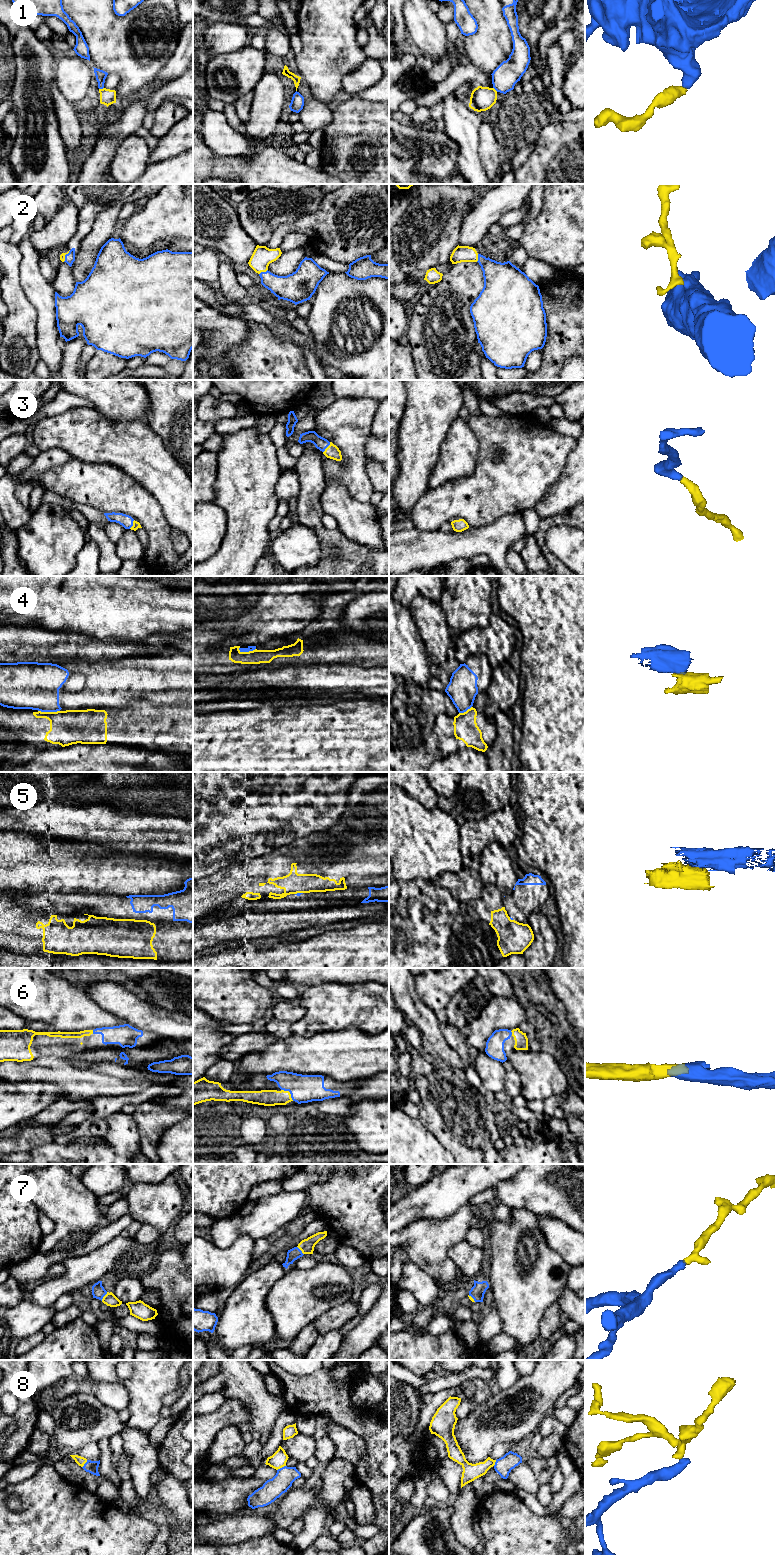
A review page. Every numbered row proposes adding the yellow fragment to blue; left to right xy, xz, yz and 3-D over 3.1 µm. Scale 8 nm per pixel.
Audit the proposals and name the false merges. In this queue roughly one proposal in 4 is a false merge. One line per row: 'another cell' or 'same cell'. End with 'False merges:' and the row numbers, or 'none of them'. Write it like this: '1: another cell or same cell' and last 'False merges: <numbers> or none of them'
1: another cell
2: same cell
3: same cell
4: another cell
5: another cell
6: same cell
7: same cell
8: same cell
False merges: 1, 4, 5

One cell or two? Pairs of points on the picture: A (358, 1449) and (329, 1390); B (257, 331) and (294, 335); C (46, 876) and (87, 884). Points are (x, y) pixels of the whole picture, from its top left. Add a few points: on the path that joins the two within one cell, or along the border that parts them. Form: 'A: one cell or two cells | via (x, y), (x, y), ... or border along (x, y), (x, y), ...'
A: two cells | border along (334, 1421), (353, 1430), (366, 1444)
B: two cells | border along (253, 322), (266, 323), (277, 336), (295, 344)
C: one cell | via (56, 876), (77, 876)

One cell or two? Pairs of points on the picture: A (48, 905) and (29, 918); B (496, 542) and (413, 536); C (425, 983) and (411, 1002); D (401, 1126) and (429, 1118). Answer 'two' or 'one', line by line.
A: two
B: one
C: two
D: two

